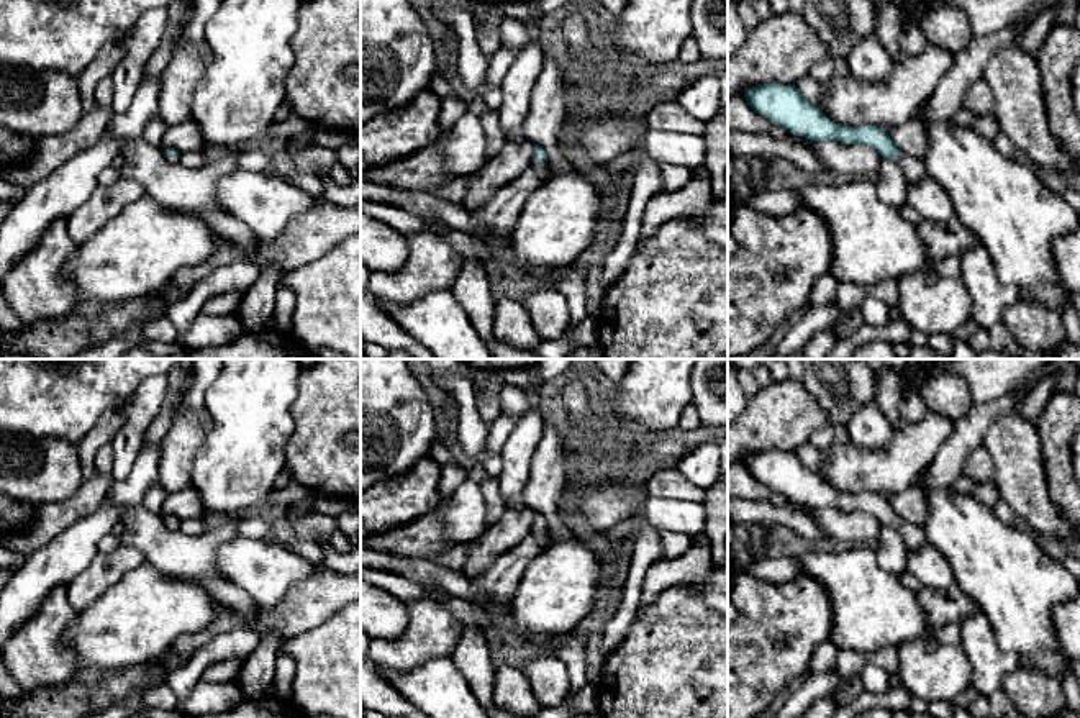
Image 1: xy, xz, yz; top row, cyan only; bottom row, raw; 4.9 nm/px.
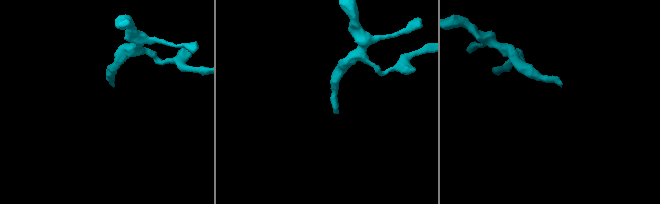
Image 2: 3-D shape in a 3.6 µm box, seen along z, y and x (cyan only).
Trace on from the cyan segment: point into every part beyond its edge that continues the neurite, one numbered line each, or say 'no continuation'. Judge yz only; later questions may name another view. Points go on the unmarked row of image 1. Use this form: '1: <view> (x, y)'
1: yz (915, 536)

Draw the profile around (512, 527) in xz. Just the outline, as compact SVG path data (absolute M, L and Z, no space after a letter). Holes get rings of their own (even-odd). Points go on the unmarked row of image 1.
M506 508L498 521L472 541L467 561L461 567L465 579L485 572L503 552L515 548L533 531L534 511Z

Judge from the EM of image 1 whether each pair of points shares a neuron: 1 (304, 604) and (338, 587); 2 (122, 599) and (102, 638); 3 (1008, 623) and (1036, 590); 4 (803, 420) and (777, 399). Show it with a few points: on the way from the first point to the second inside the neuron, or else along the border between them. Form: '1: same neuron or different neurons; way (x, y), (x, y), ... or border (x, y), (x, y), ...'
1: same neuron; way (312, 602), (330, 590)
2: same neuron; way (122, 608), (104, 628)
3: same neuron; way (1016, 615), (1028, 599)
4: same neuron; way (797, 415), (784, 405)

